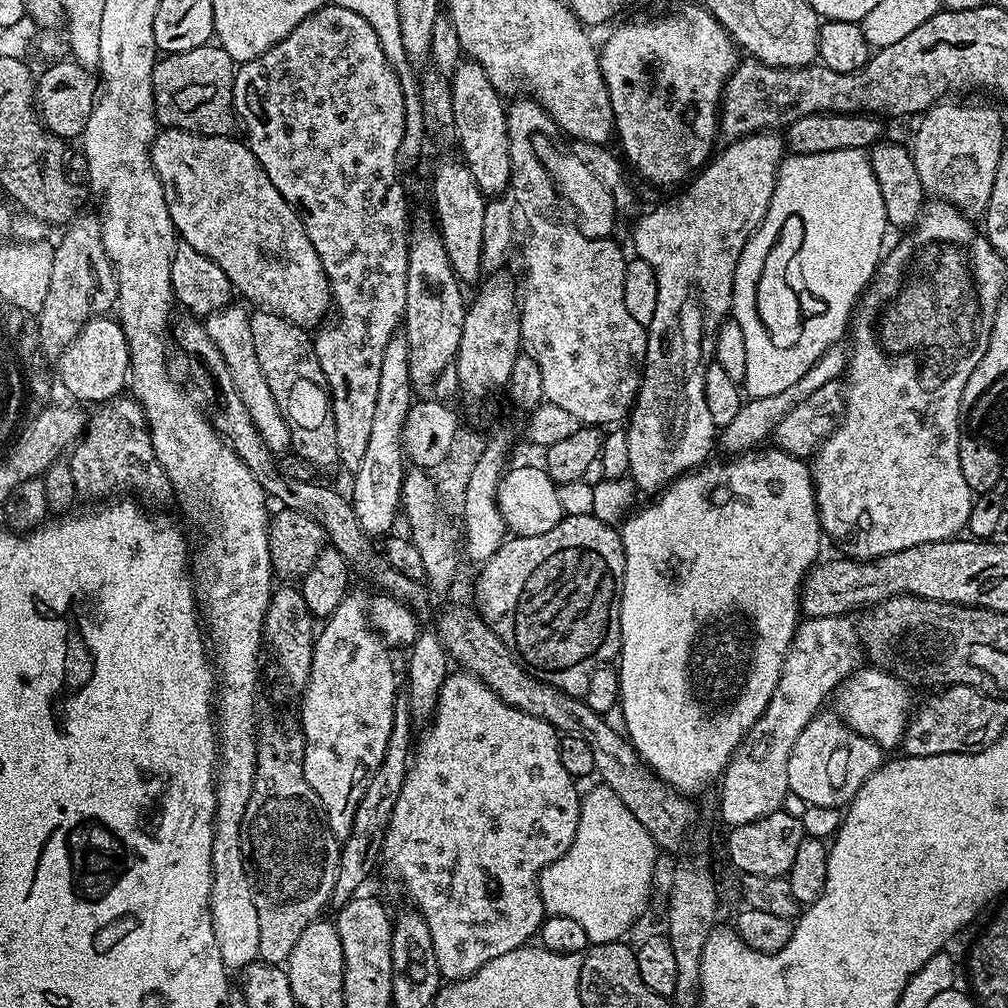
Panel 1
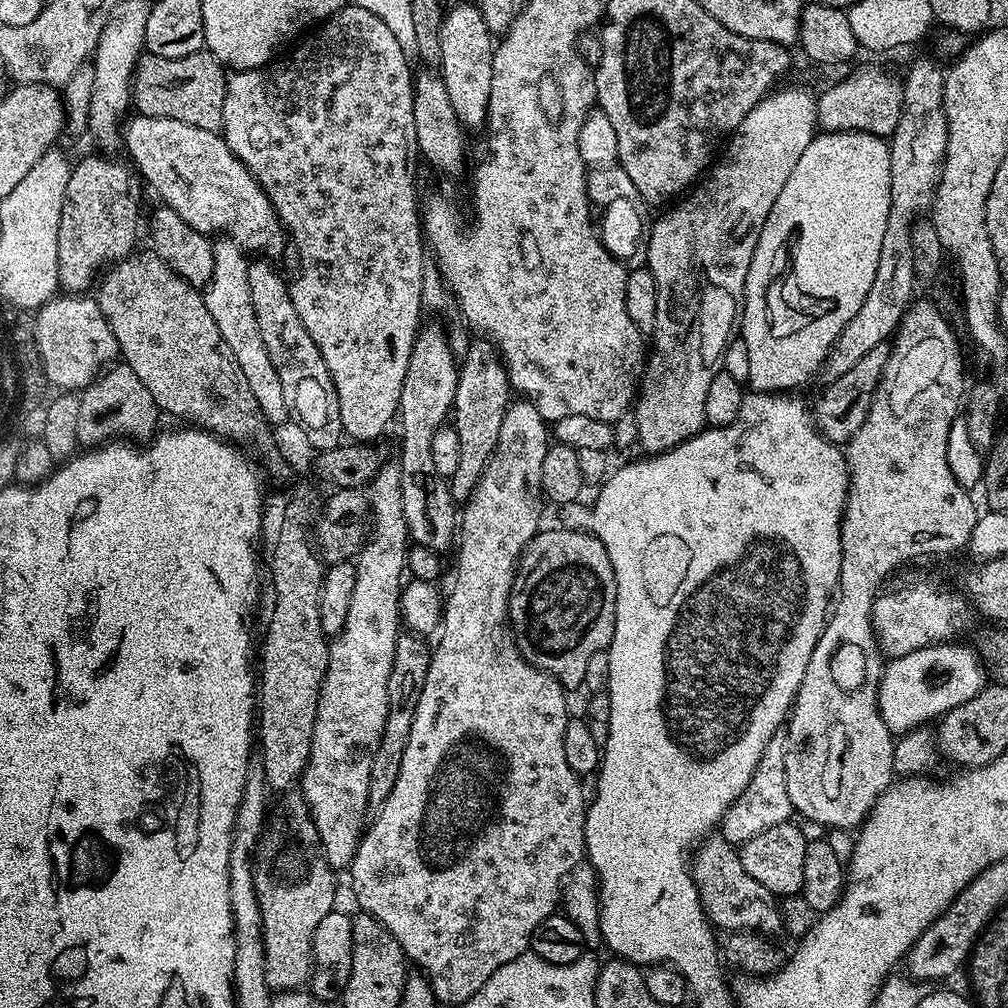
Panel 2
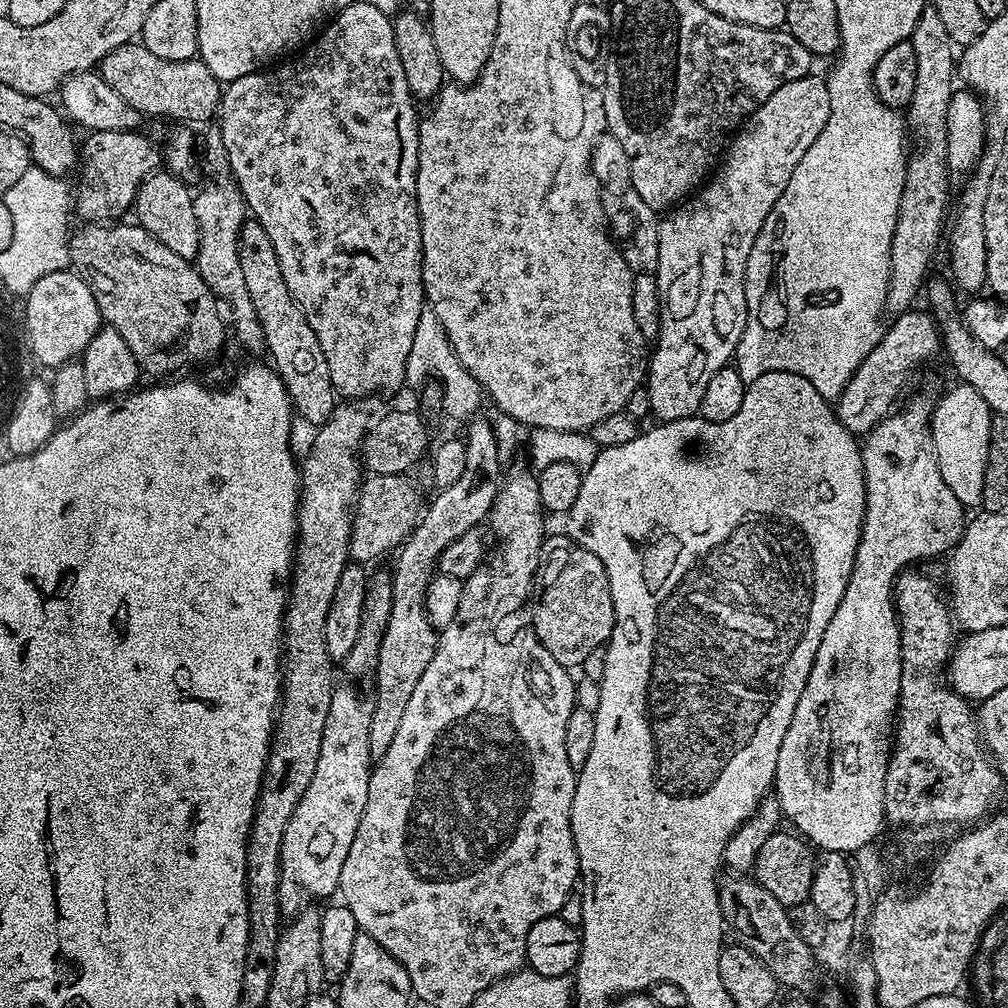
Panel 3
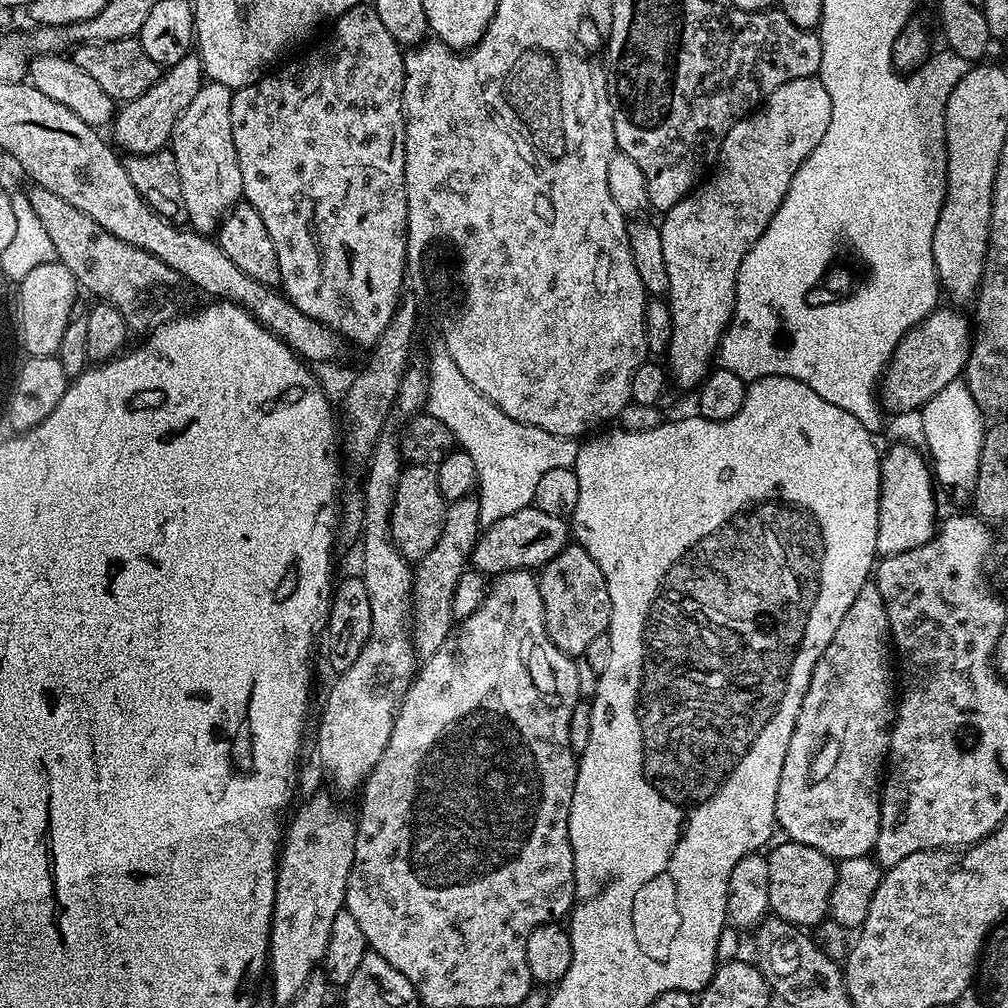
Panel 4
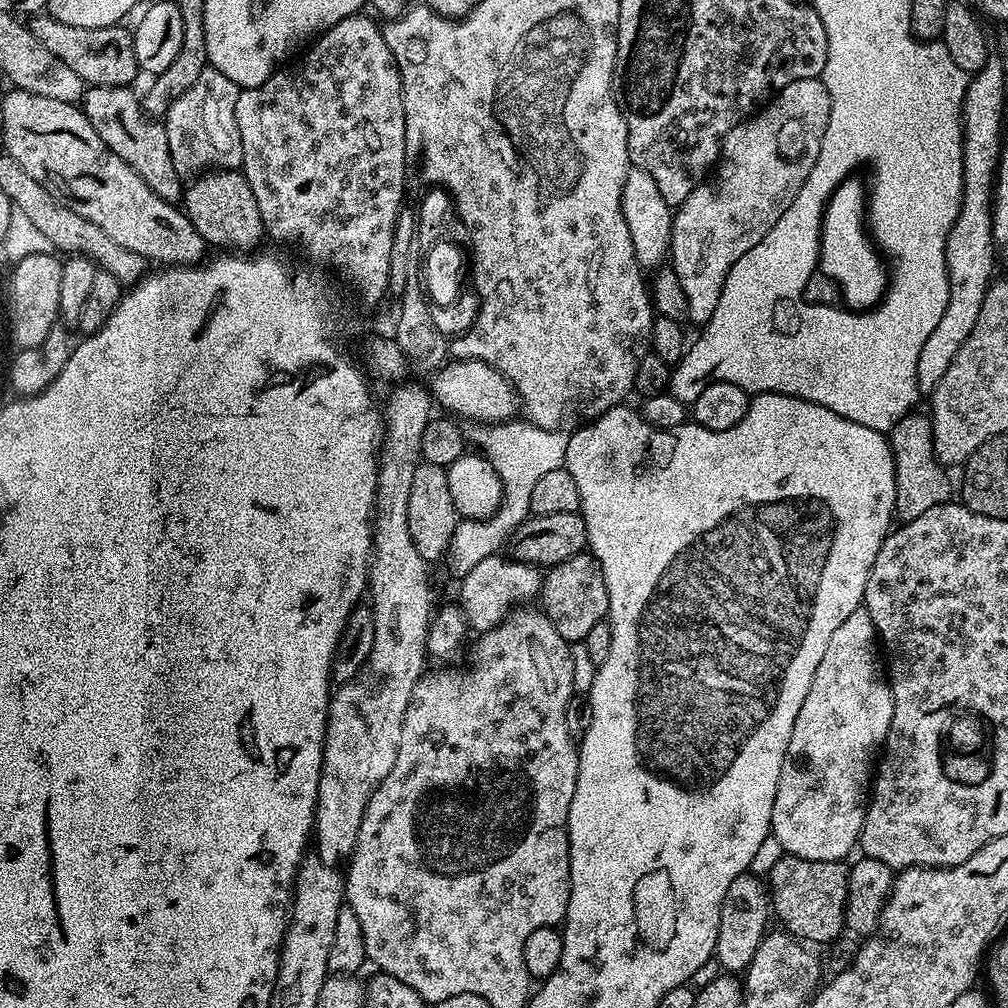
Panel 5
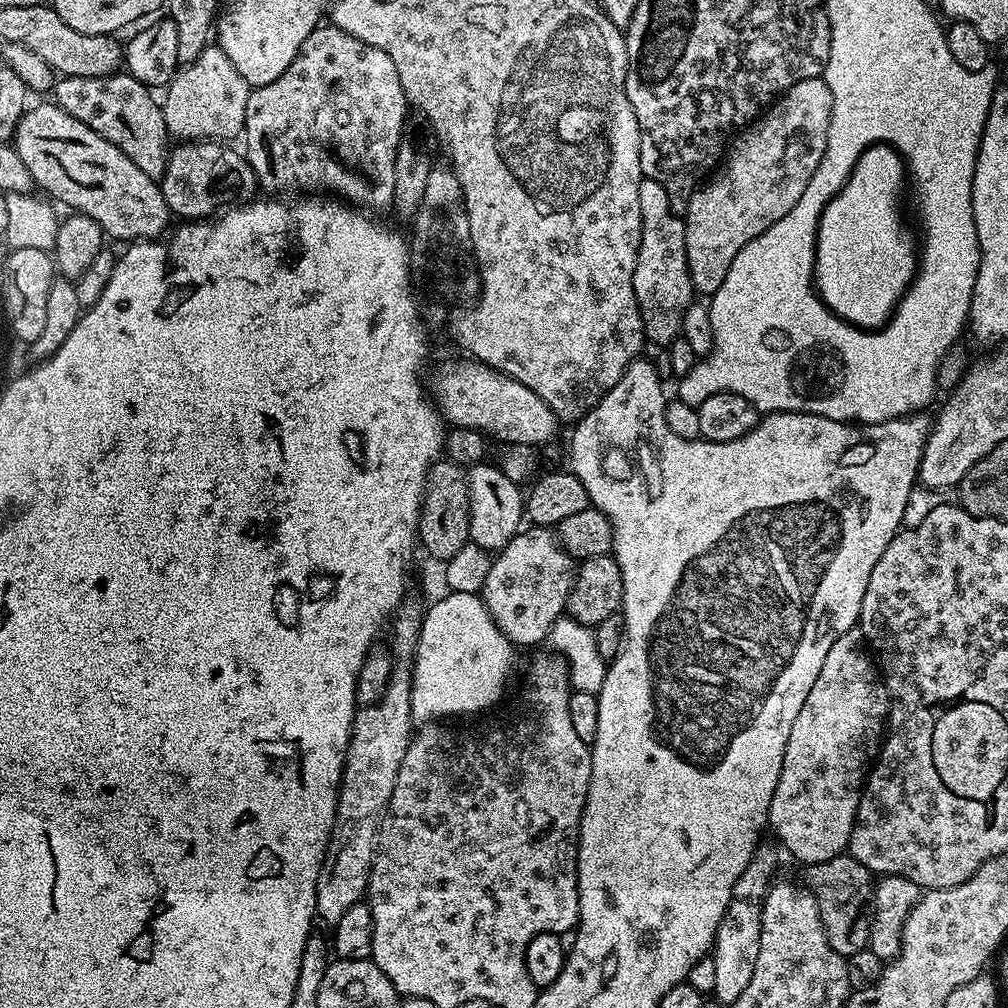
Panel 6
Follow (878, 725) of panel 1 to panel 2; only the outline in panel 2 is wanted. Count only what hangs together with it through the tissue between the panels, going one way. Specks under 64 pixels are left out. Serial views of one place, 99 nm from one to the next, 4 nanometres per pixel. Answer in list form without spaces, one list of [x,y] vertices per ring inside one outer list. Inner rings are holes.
[[[957,642],[936,643],[914,650],[905,657],[889,659],[880,677],[876,705],[886,726],[894,734],[907,734],[946,715],[954,706],[970,702],[986,687],[986,668],[975,647]]]

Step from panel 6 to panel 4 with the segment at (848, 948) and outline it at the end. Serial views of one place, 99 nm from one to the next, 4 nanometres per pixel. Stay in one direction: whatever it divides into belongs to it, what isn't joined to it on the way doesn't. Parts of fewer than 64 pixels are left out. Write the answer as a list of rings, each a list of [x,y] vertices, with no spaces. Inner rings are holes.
[[[783,843],[778,845],[772,853],[767,853],[766,856],[770,870],[770,902],[768,907],[773,917],[784,920],[787,924],[794,924],[801,930],[815,929],[816,925],[828,916],[830,890],[834,890],[834,882],[836,881],[837,861],[805,844]]]

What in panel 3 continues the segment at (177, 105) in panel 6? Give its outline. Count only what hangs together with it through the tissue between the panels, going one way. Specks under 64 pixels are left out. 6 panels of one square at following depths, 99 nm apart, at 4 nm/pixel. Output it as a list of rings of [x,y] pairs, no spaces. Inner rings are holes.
[[[212,130],[212,133],[205,138],[204,148],[202,144],[202,160],[203,163],[204,160],[208,163],[208,181],[201,186],[200,192],[198,188],[192,197],[194,218],[198,218],[198,254],[194,267],[200,271],[200,277],[204,279],[206,286],[210,286],[217,301],[226,305],[231,335],[233,332],[237,342],[245,344],[250,351],[263,353],[265,346],[262,326],[258,322],[258,314],[254,314],[254,302],[250,302],[246,281],[242,278],[240,261],[240,232],[244,229],[246,205],[244,196],[228,169],[228,155],[219,131]]]

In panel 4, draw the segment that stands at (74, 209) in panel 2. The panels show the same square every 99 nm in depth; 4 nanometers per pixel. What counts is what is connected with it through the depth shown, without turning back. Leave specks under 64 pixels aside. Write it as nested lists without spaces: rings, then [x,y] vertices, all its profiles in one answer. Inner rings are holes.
[[[199,55],[183,56],[177,64],[171,65],[160,77],[158,82],[146,90],[146,94],[138,94],[138,98],[123,101],[111,121],[111,139],[121,153],[141,156],[151,152],[159,152],[169,147],[172,131],[186,106],[198,94],[200,85],[205,83],[204,64]]]

